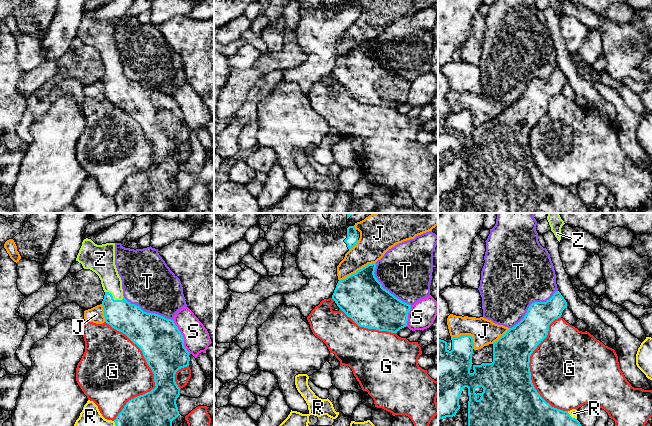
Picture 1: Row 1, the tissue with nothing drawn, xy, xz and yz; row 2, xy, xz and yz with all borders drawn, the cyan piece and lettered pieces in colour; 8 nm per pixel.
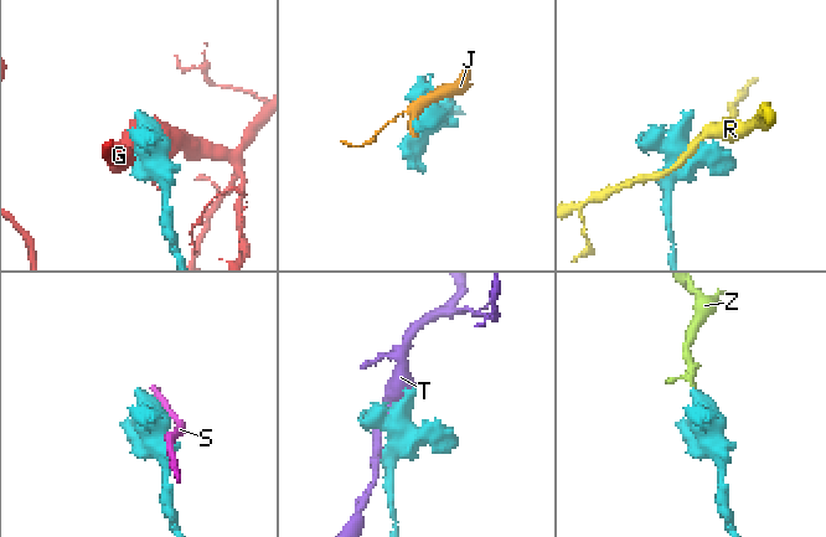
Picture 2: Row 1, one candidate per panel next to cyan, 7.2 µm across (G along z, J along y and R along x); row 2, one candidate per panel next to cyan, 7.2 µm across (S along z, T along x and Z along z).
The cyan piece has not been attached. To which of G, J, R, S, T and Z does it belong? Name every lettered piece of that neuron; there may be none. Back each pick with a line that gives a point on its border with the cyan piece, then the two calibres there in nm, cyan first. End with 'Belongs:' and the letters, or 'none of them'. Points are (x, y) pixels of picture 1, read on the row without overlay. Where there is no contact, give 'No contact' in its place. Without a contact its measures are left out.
Z: Touches cyan at xy (112, 74). Thickness 240 nm (cyan) against 170 nm
Belongs: Z

